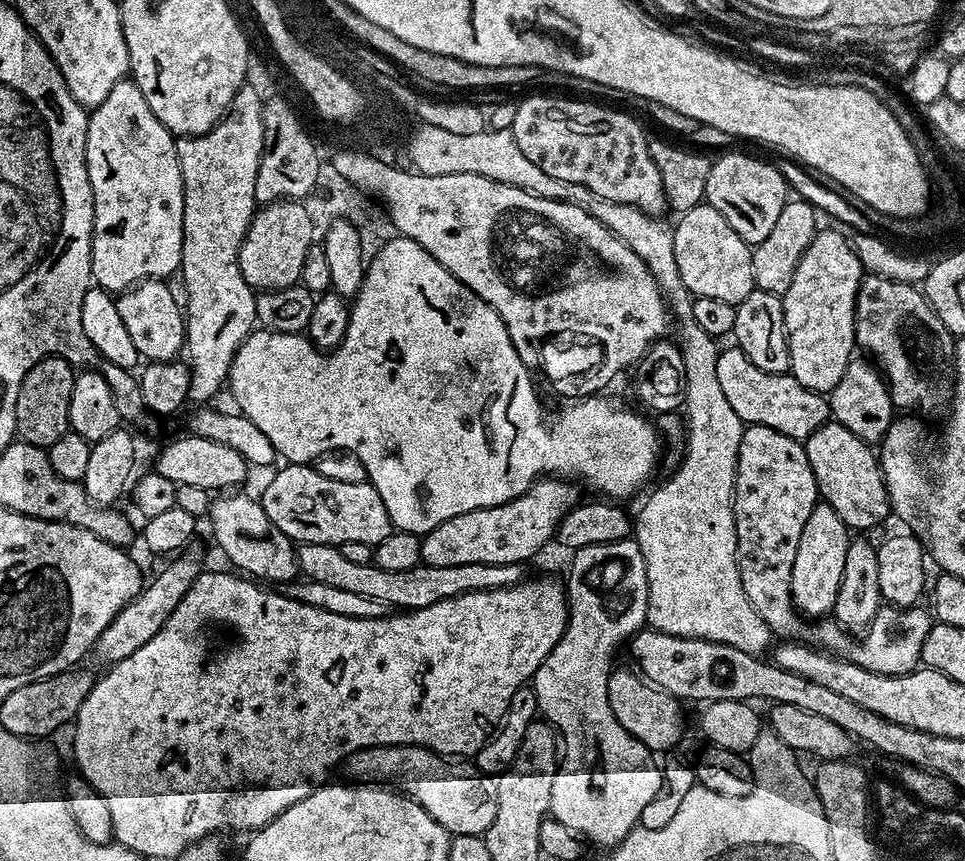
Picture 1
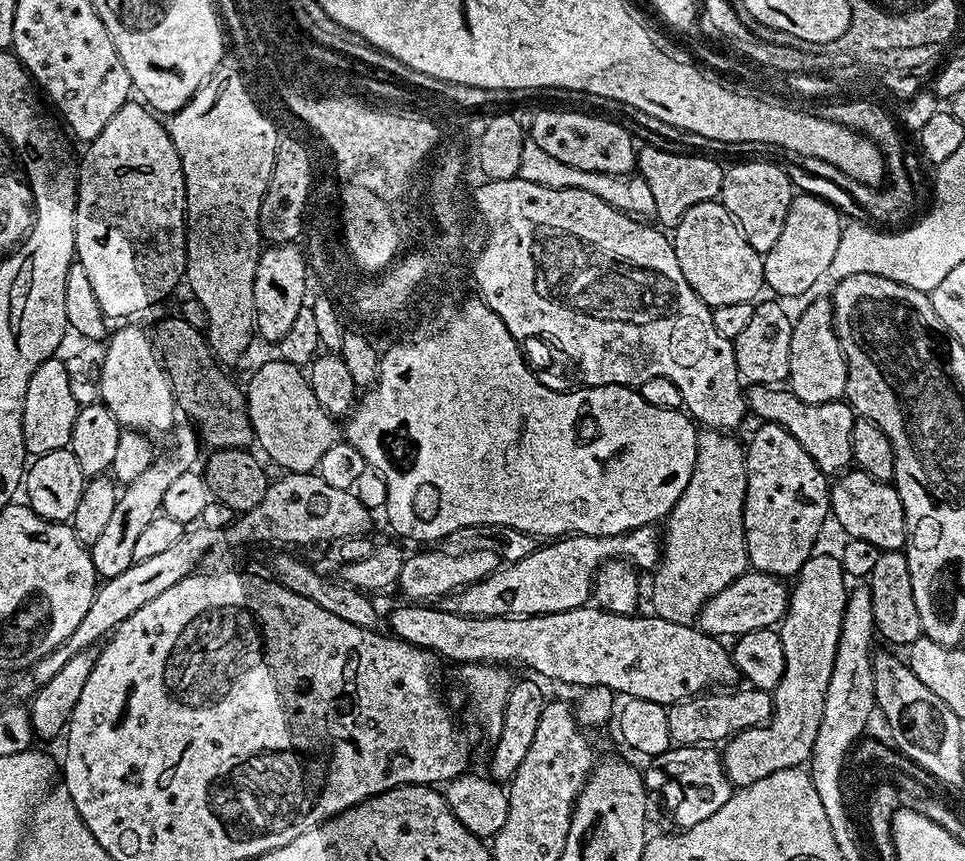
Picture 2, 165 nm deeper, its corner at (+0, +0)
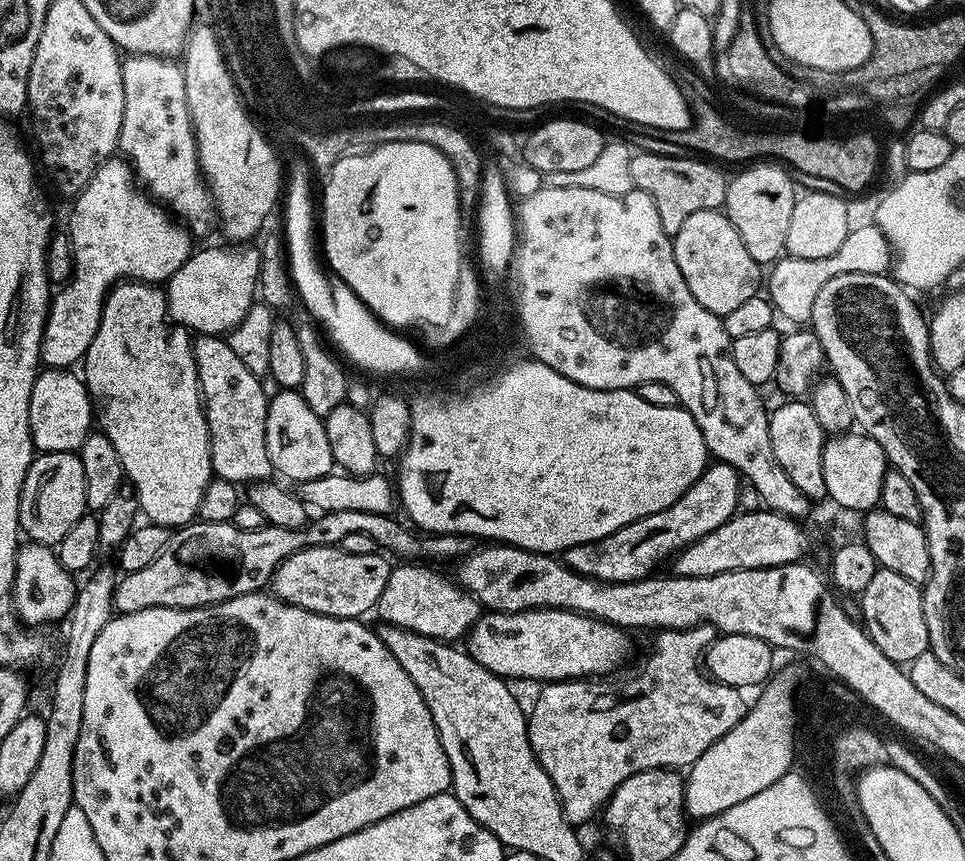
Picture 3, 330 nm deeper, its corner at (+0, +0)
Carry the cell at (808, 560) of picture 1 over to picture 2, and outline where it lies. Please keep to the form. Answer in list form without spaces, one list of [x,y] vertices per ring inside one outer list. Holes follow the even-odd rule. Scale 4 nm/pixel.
[[[814,554],[801,564],[794,583],[790,588],[788,611],[778,625],[782,654],[786,654],[786,666],[778,686],[772,692],[772,718],[766,726],[748,728],[744,732],[736,733],[722,748],[724,769],[734,786],[753,784],[778,770],[807,765],[812,759],[814,738],[818,738],[818,726],[822,722],[822,710],[826,702],[826,686],[830,686],[830,674],[834,670],[834,654],[838,650],[838,638],[842,630],[850,584],[844,575],[839,555],[836,554]]]

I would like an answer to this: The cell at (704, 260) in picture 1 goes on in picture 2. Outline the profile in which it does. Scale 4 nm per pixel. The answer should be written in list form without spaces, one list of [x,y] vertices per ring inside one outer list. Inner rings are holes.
[[[707,200],[690,206],[678,222],[671,241],[686,282],[690,282],[698,298],[709,308],[731,306],[733,302],[752,304],[761,295],[760,288],[762,292],[765,287],[764,257],[746,242],[735,218],[723,204]]]

